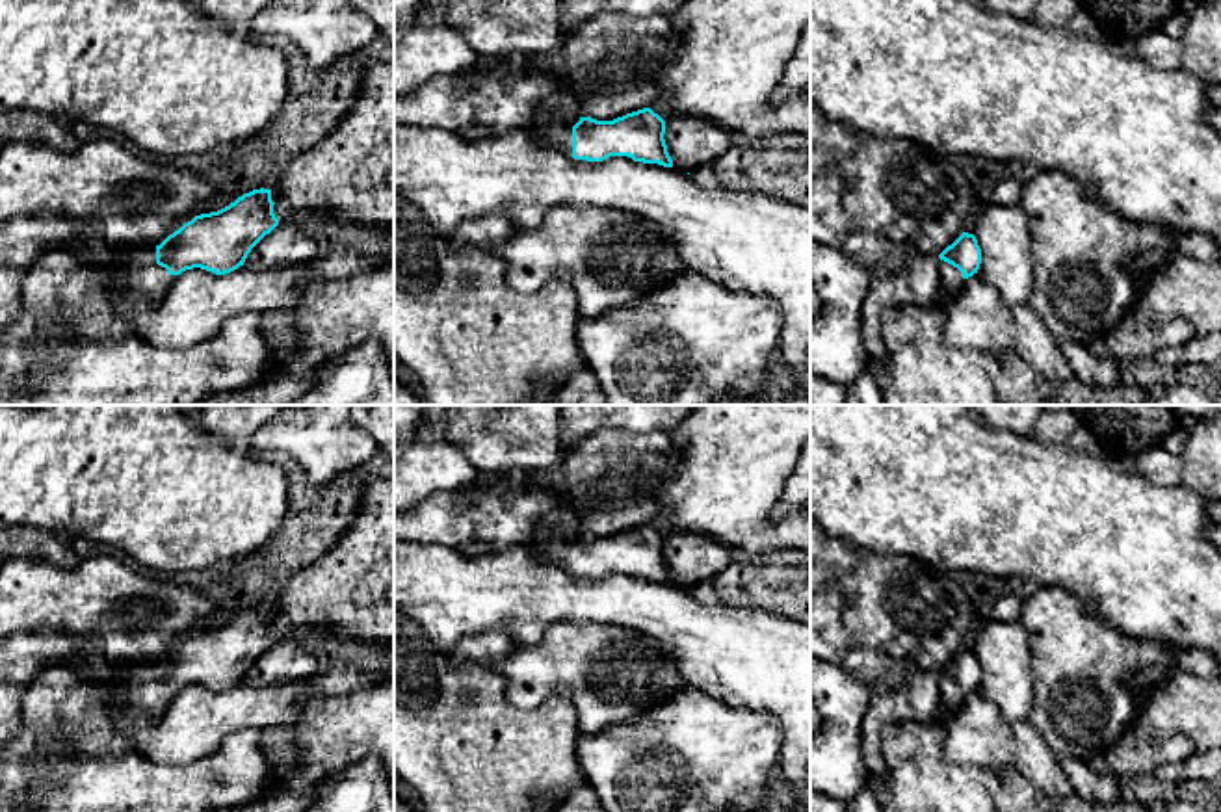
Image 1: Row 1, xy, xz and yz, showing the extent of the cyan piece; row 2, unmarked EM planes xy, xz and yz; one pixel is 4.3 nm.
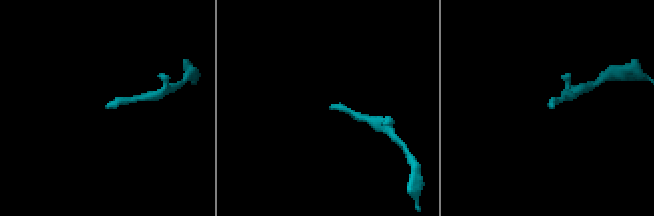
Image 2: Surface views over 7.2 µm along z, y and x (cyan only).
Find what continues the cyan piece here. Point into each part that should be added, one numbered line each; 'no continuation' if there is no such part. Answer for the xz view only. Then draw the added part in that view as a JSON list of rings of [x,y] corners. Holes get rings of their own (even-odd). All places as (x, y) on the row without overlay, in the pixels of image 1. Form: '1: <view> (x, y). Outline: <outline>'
1: xz (558, 550). Outline: [[[539,530],[533,548],[550,563],[561,567],[567,572],[572,570],[572,543],[569,539],[561,539],[546,530]]]

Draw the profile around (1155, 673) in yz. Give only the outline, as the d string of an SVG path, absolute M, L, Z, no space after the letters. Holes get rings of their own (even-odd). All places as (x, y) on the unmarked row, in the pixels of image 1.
M1158 643L1158 648L1160 648L1158 660L1147 669L1139 671L1139 682L1143 688L1152 688L1160 684L1169 673L1176 669L1171 658L1176 648L1173 648L1167 643Z

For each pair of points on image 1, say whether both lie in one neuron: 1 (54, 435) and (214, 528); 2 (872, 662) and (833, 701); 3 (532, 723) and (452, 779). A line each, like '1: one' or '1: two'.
1: one
2: two
3: one

